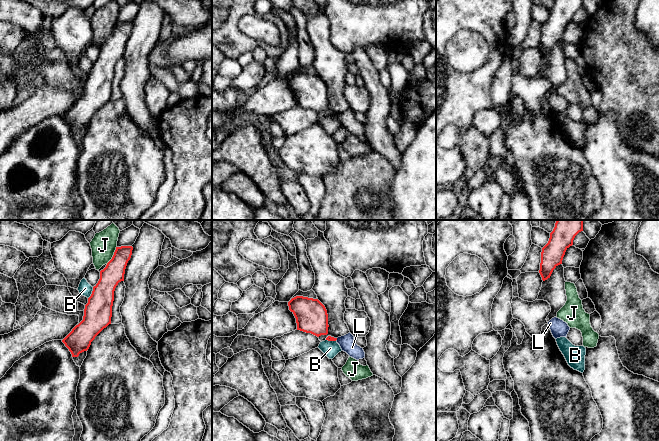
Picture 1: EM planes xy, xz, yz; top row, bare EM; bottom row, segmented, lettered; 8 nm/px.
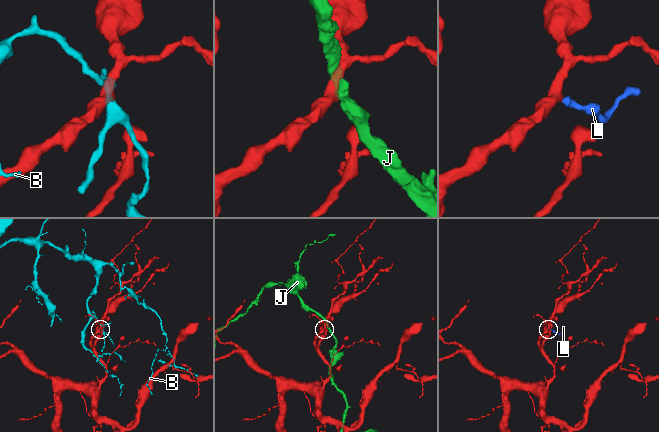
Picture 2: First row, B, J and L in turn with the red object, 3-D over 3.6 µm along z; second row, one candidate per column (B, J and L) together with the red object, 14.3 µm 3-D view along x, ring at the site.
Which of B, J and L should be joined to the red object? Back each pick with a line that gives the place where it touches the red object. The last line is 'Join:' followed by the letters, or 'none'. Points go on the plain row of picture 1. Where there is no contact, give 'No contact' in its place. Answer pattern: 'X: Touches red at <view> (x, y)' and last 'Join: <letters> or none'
L: Touches red at xz (336, 115)
Join: L

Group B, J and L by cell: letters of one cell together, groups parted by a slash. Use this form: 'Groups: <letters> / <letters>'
Groups: B / J / L

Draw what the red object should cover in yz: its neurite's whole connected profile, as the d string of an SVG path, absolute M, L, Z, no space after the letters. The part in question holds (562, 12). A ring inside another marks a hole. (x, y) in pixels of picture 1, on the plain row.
M555 0L548 19L542 24L539 49L542 56L550 54L553 46L562 40L566 26L575 12L583 7L583 0Z

